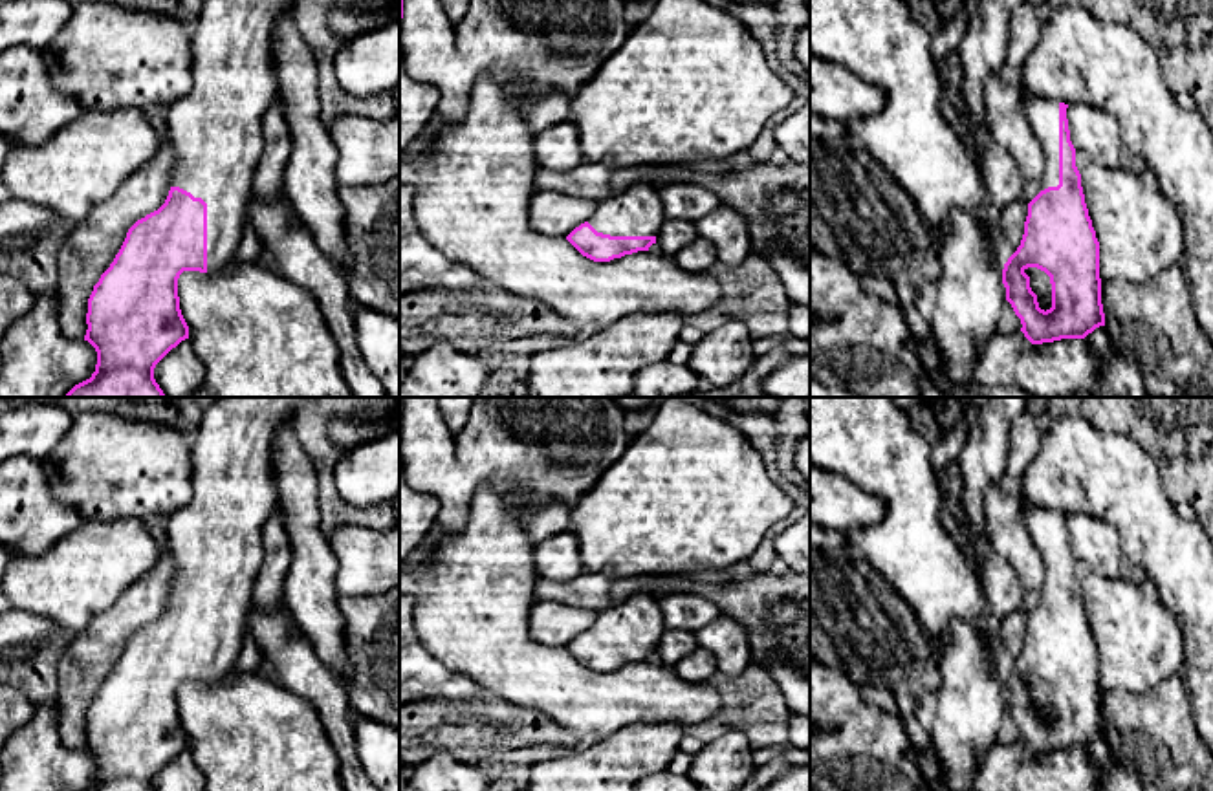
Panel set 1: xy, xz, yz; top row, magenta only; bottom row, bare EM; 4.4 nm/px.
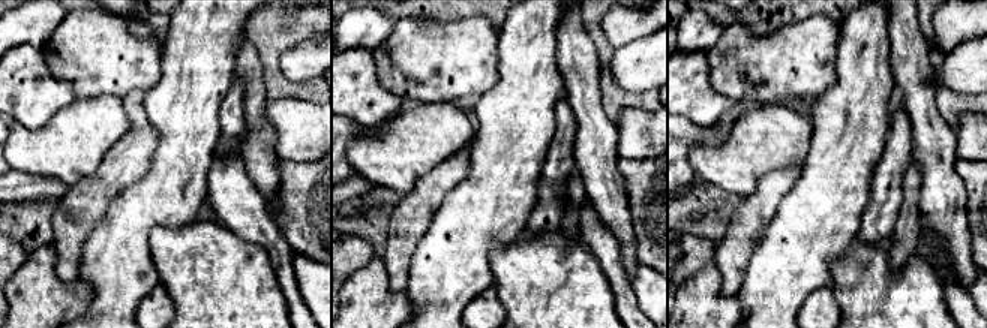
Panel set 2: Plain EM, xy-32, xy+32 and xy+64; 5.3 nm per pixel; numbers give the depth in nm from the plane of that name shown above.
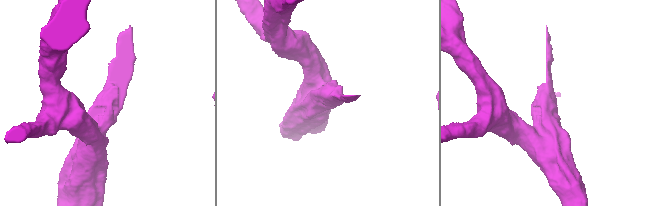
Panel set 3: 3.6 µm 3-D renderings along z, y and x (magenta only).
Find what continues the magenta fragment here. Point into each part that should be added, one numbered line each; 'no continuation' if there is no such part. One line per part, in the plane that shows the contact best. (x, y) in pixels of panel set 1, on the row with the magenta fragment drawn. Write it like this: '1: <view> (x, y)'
1: xy (215, 129)

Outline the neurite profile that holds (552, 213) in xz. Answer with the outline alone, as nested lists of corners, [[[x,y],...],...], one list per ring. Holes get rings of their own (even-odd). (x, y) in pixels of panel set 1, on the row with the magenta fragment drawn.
[[[557,190],[535,192],[530,200],[530,227],[544,236],[568,236],[596,211],[597,201]]]

